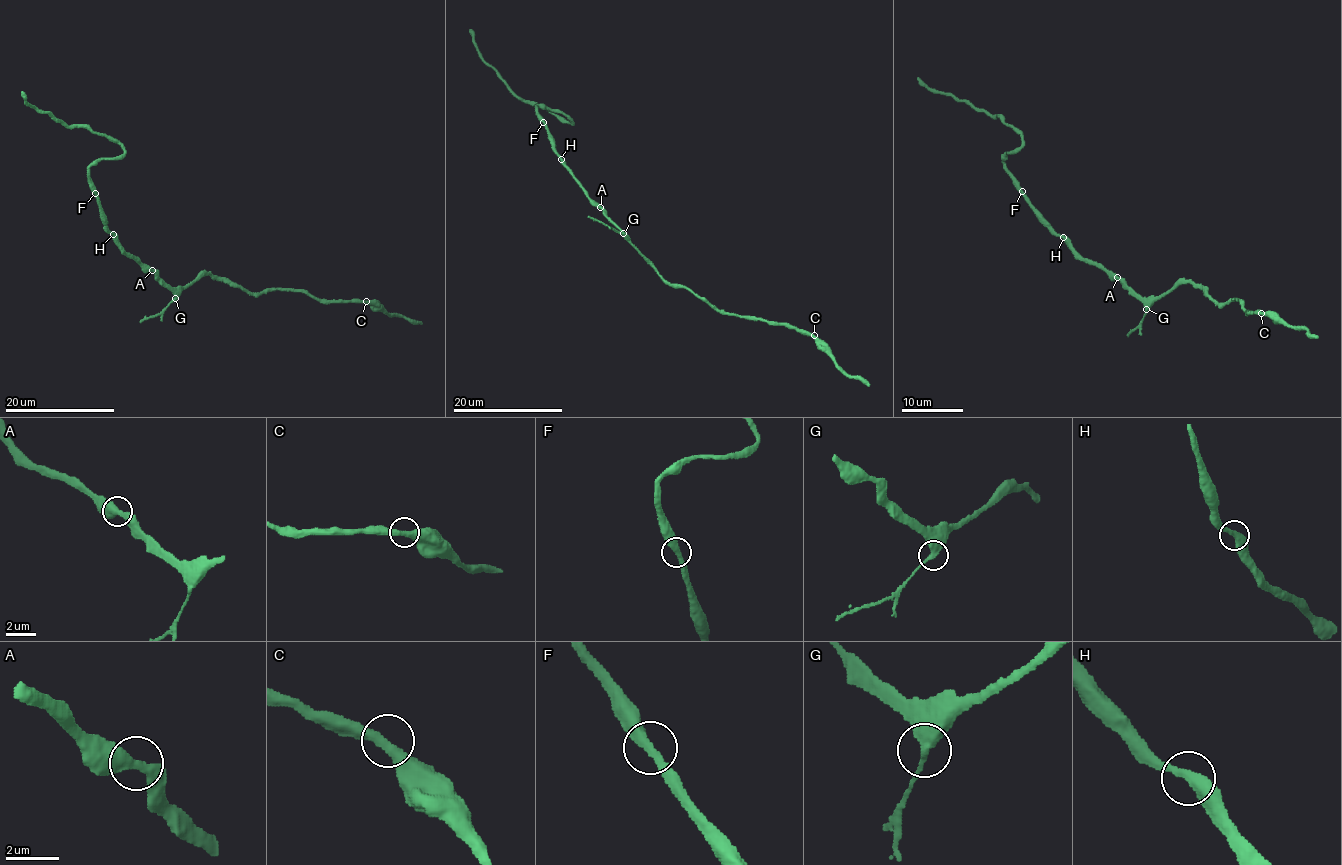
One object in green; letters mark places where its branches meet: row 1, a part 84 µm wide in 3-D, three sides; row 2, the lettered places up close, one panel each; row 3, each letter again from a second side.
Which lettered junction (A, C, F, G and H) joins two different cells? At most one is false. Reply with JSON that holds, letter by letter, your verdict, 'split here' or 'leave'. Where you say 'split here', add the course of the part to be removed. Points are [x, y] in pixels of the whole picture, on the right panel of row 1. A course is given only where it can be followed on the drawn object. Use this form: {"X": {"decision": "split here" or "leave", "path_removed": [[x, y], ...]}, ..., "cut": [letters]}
{"A": {"decision": "leave"}, "C": {"decision": "leave"}, "F": {"decision": "leave"}, "G": {"decision": "split here", "path_removed": [[1146, 310], [1146, 314], [1127, 336]]}, "H": {"decision": "leave"}, "cut": ["G"]}

